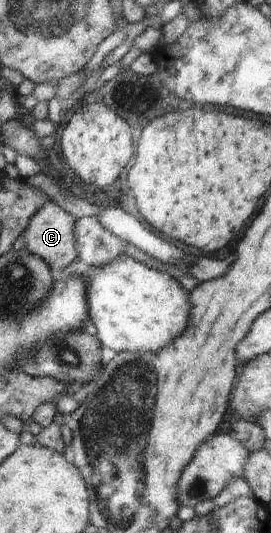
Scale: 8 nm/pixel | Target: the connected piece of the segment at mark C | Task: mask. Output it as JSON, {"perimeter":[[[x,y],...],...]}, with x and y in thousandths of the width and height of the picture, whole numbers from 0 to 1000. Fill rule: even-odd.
{"perimeter":[[[173,377],[96,422],[85,437],[96,467],[170,488],[188,508],[225,510],[288,480],[273,447],[277,413],[221,385]]]}

